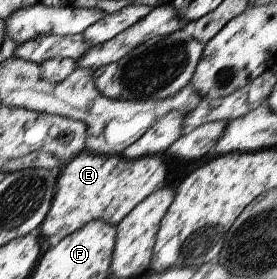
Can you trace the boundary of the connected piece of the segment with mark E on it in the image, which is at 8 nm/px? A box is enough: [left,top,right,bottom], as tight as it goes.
[40,150,166,246]

